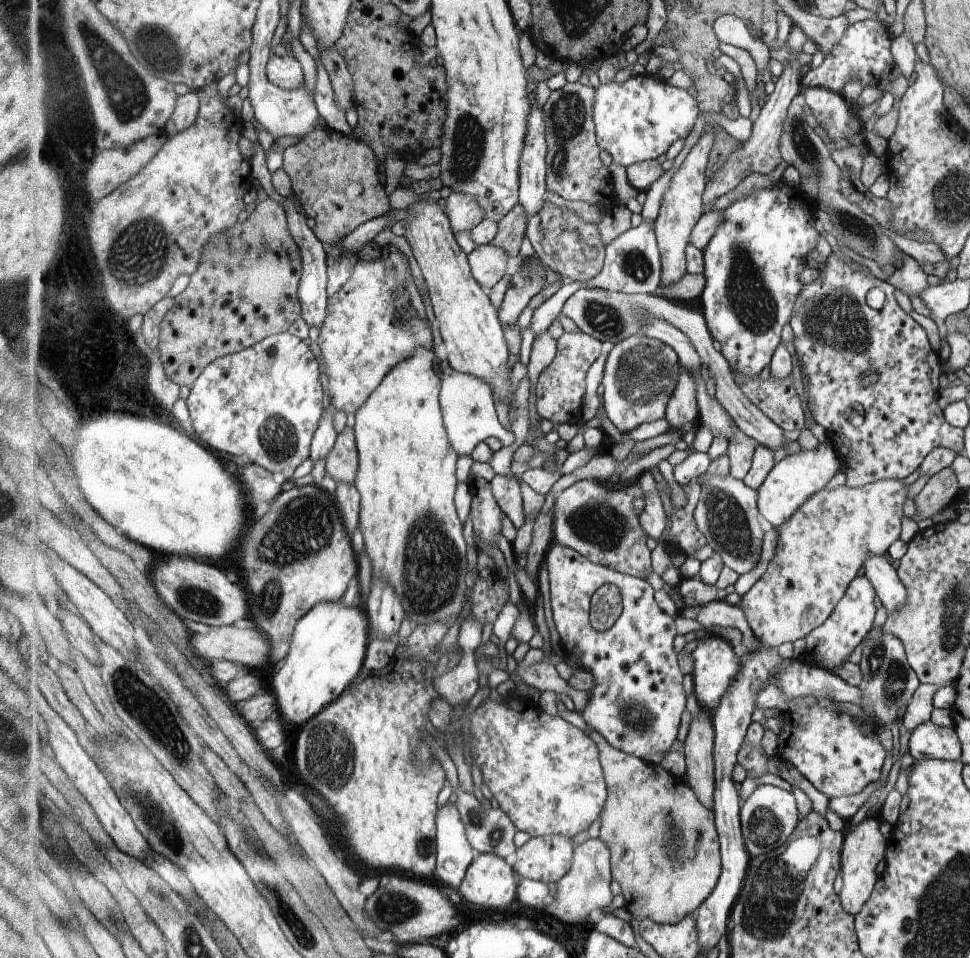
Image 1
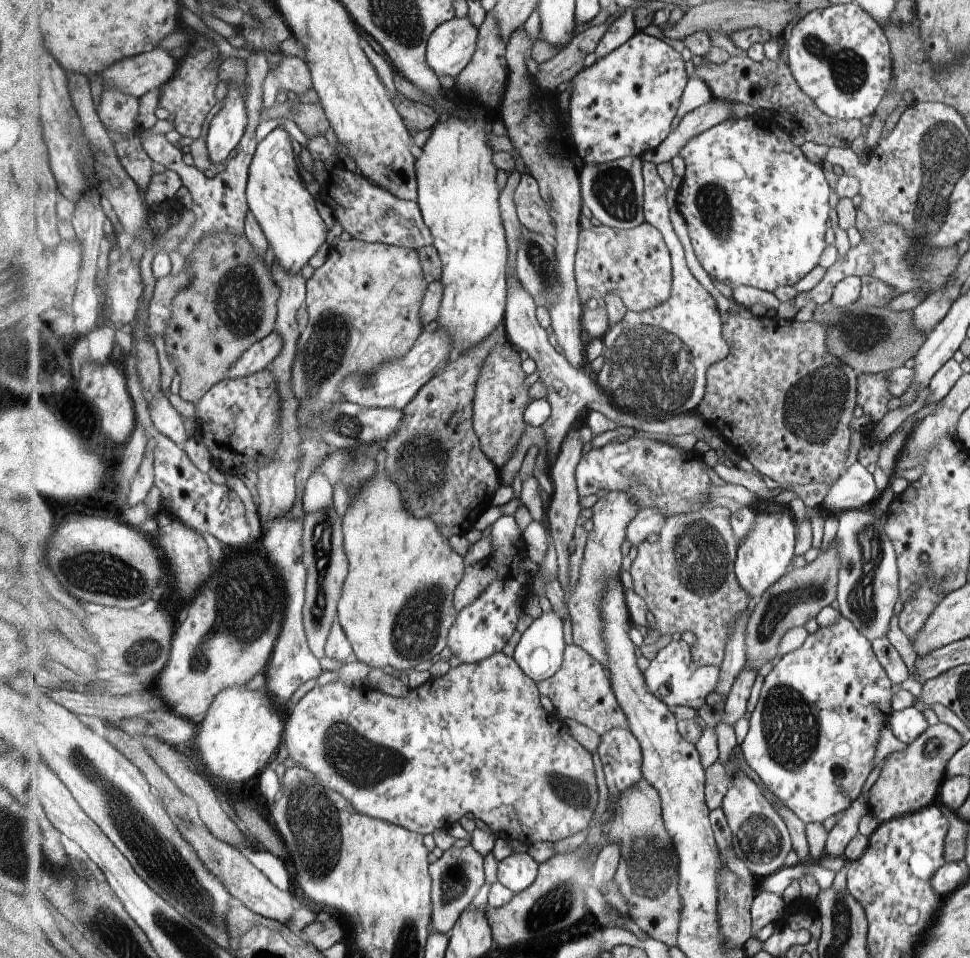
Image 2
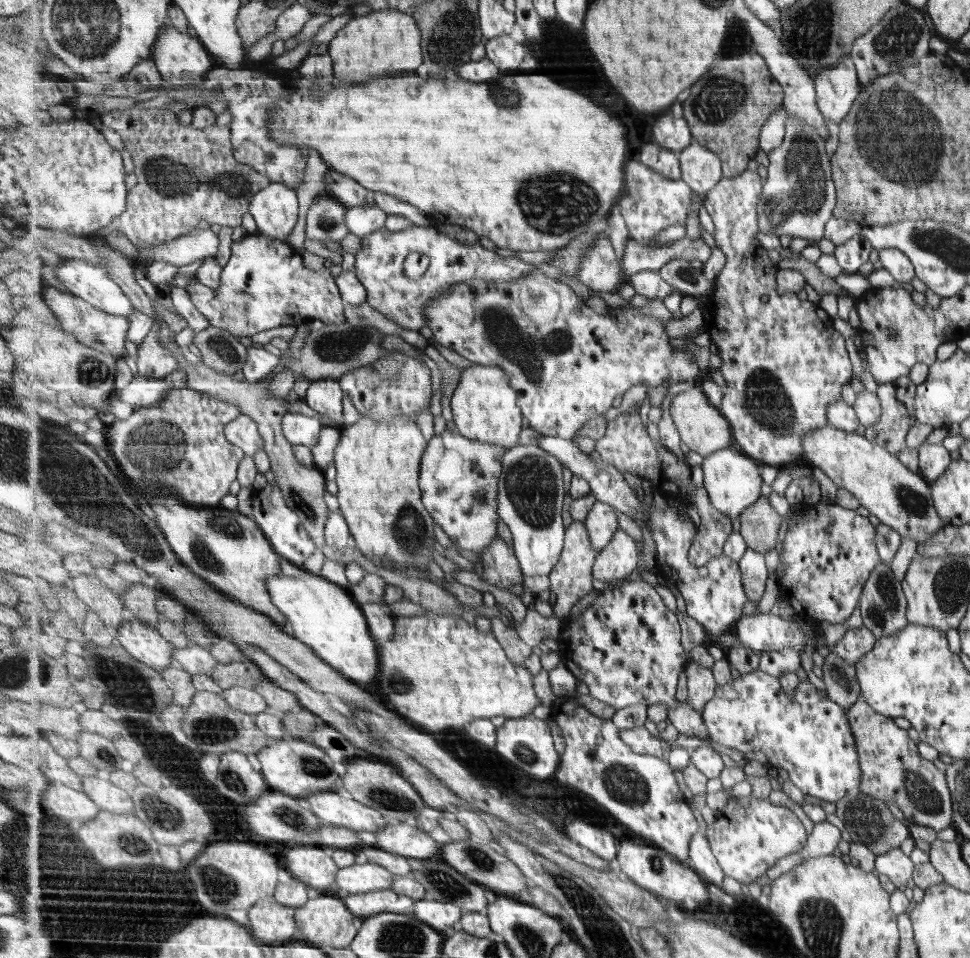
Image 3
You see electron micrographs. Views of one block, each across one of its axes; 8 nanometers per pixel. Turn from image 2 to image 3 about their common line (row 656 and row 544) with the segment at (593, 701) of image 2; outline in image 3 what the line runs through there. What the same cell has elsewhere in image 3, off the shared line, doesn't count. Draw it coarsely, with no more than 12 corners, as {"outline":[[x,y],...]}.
{"outline":[[585,523],[566,529],[561,560],[549,576],[565,617],[599,586],[598,554]]}

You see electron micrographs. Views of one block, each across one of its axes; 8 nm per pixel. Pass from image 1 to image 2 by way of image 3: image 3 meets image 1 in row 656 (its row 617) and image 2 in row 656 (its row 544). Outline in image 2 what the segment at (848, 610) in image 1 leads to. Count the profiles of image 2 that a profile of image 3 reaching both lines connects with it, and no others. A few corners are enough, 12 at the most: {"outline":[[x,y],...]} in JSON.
{"outline":[[844,615],[766,676],[741,745],[806,825],[862,796],[891,710]]}

